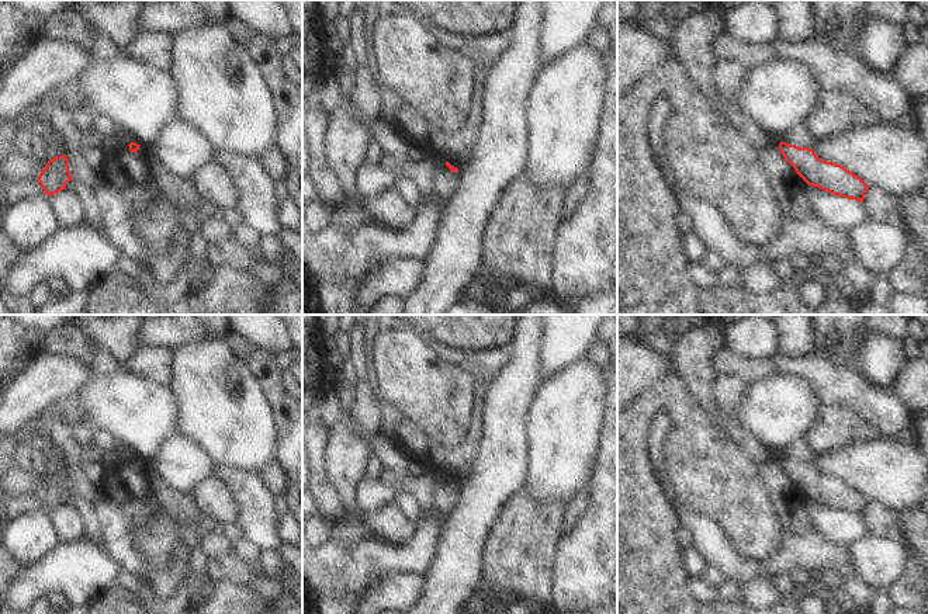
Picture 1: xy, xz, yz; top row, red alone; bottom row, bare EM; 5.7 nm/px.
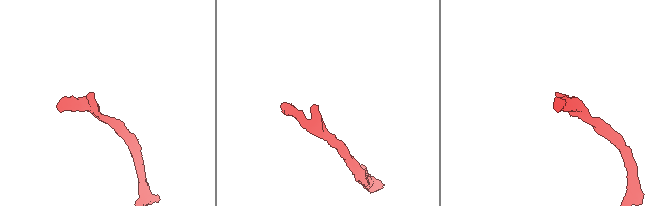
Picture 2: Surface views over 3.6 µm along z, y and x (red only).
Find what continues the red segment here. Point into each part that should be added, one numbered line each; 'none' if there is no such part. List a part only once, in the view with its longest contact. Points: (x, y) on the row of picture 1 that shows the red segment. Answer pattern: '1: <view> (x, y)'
1: xy (14, 167)

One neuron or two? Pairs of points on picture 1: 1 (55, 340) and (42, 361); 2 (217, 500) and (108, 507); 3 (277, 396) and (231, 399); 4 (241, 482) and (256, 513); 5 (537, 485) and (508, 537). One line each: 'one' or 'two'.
1: two
2: two
3: two
4: one
5: two

